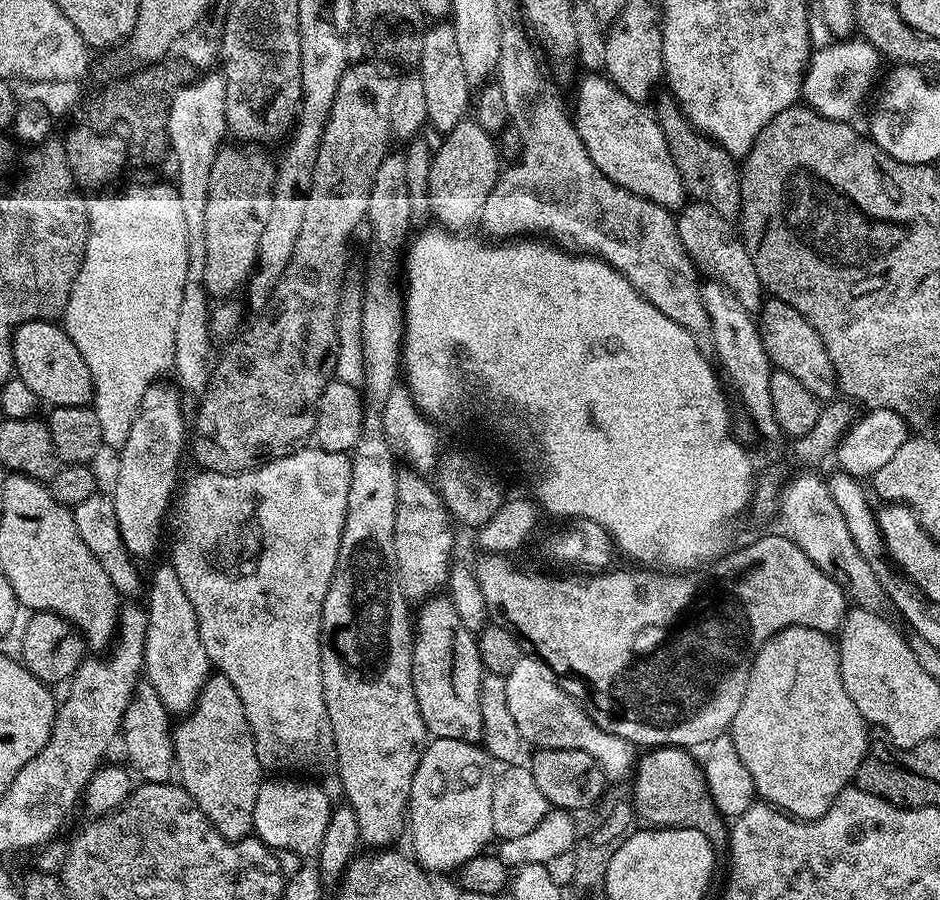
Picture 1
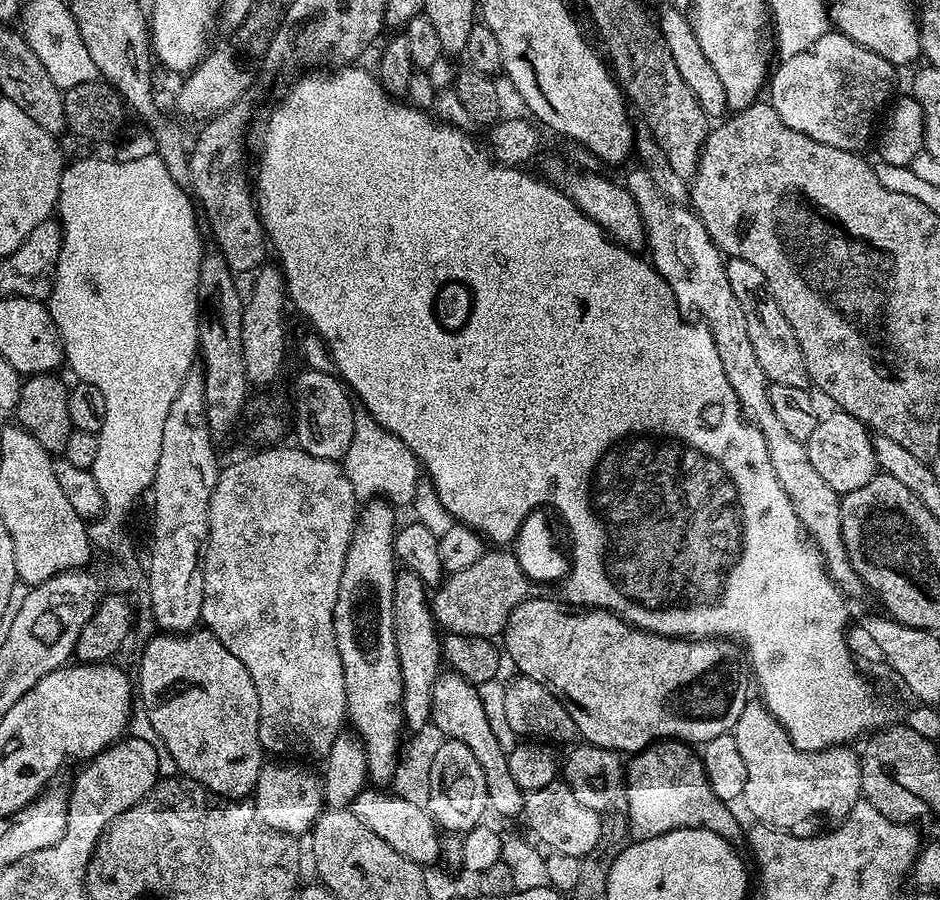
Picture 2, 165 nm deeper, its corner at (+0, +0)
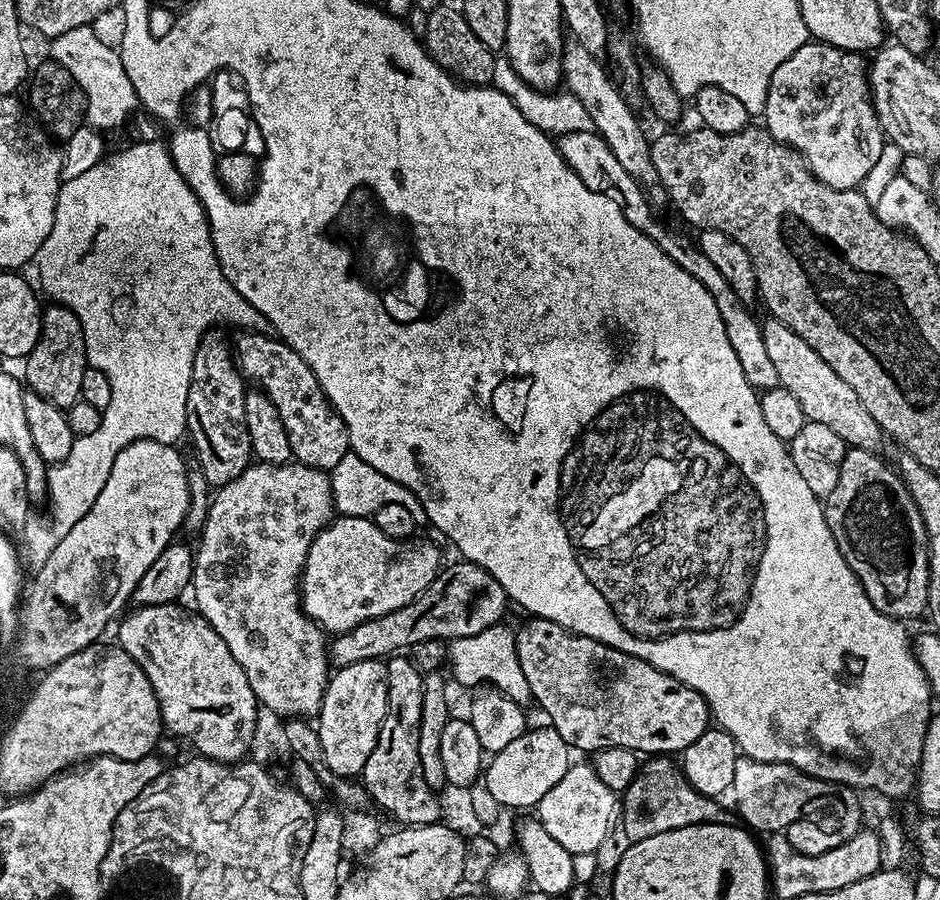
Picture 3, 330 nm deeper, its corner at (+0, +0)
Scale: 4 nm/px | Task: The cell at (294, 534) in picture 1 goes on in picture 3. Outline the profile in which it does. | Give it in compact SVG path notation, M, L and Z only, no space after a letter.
M253 462L249 464L234 482L226 482L215 489L208 505L208 516L204 520L204 527L199 533L200 545L195 545L194 559L192 562L192 583L190 585L190 596L196 599L195 611L204 617L208 625L230 646L230 654L238 666L242 666L246 673L246 682L250 682L250 690L254 690L257 705L261 708L269 708L274 714L281 718L312 718L319 713L322 706L324 691L328 685L330 675L329 641L326 633L319 624L314 623L300 606L300 575L306 562L306 554L314 542L314 538L326 525L331 524L334 519L334 509L331 496L331 478L329 473L322 468L311 468L299 462L286 464L261 464Z

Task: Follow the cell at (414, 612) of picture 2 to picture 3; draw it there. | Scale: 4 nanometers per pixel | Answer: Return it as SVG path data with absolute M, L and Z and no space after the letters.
M393 654L386 660L386 718L382 718L382 726L378 734L378 742L374 750L370 750L370 758L366 758L366 766L362 773L362 785L370 797L384 812L389 812L400 826L414 824L434 824L441 819L440 800L430 786L426 786L422 765L418 756L419 727L422 719L423 684L425 673L416 668L412 659L404 654Z

